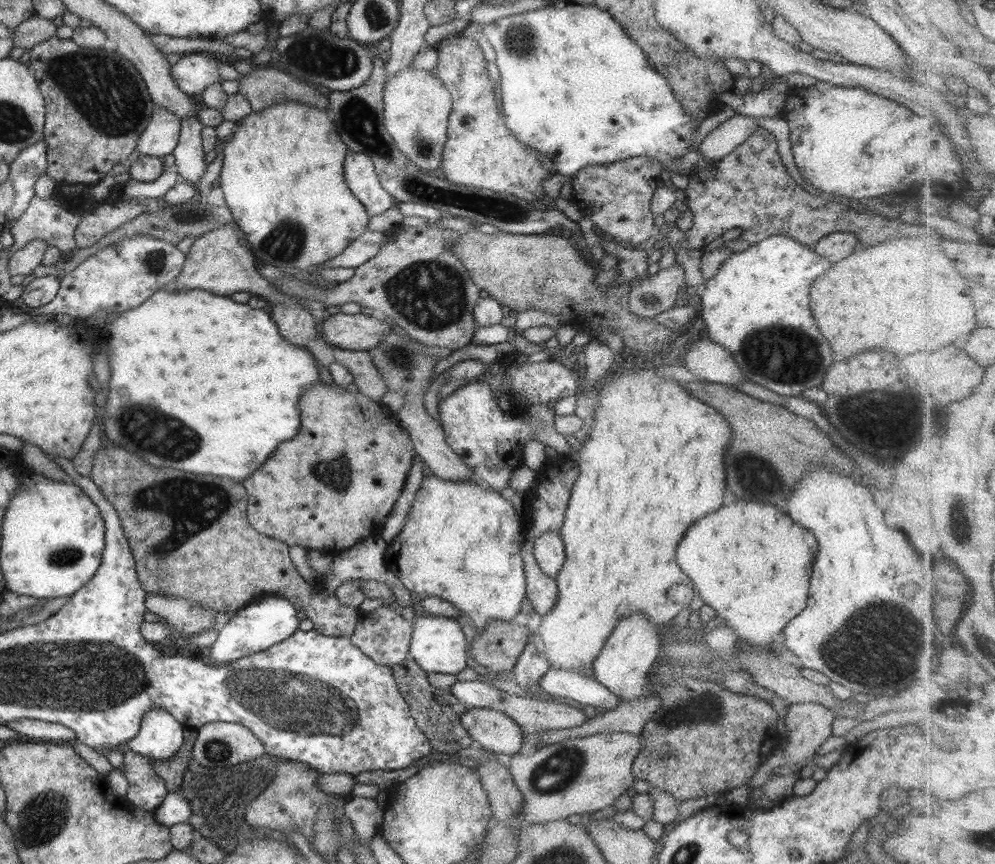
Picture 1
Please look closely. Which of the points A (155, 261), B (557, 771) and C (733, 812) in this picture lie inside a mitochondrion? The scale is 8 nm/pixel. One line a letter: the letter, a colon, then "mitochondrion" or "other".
A: mitochondrion
B: mitochondrion
C: other

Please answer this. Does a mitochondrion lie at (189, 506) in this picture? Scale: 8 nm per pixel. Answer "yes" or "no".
yes

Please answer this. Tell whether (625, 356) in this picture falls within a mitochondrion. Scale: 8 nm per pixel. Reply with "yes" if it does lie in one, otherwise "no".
no

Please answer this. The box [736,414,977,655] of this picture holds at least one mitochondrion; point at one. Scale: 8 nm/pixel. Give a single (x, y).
(957, 512)

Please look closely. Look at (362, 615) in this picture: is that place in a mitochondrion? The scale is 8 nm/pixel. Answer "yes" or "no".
no

